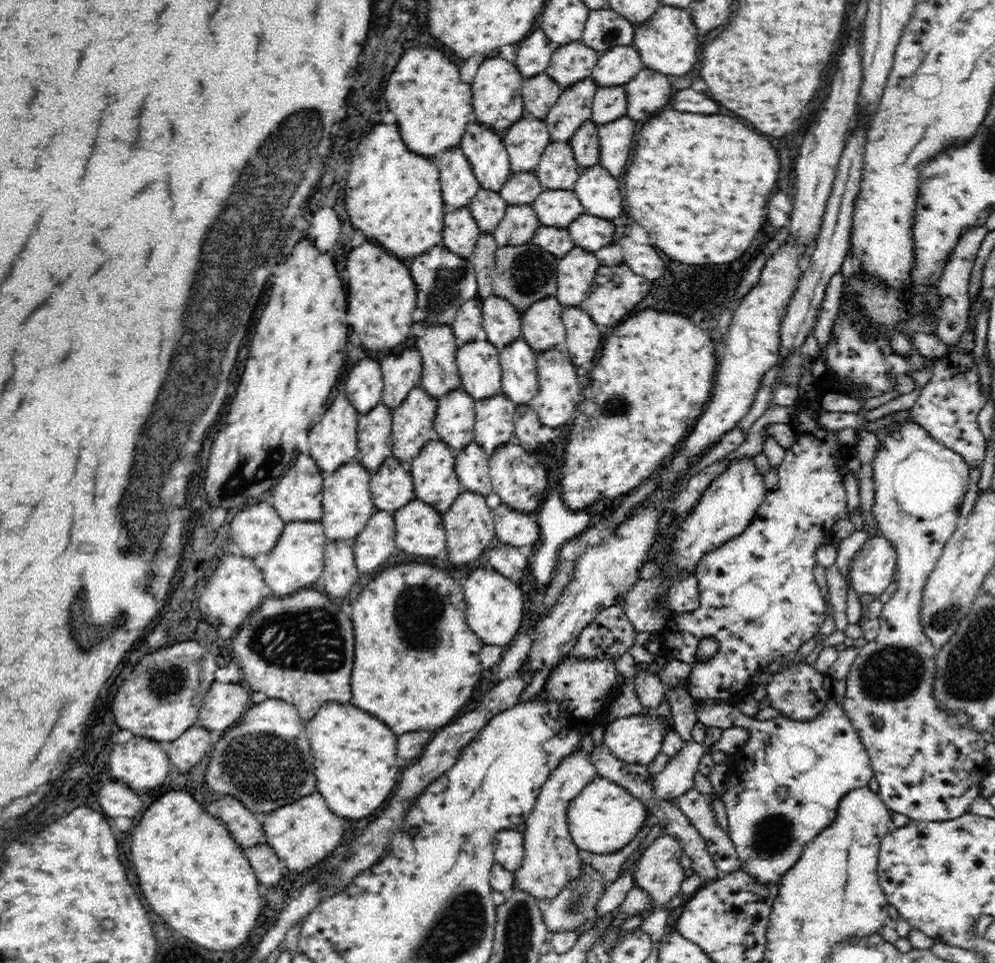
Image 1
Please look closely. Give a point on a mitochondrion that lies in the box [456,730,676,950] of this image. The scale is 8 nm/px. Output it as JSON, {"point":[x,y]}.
{"point":[577,907]}

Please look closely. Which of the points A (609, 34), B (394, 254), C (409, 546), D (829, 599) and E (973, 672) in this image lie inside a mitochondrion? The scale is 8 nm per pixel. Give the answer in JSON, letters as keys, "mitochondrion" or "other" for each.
{"A":"mitochondrion","B":"other","C":"other","D":"other","E":"mitochondrion"}

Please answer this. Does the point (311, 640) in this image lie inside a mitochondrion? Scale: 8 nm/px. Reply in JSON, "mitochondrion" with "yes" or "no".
{"mitochondrion":"yes"}

